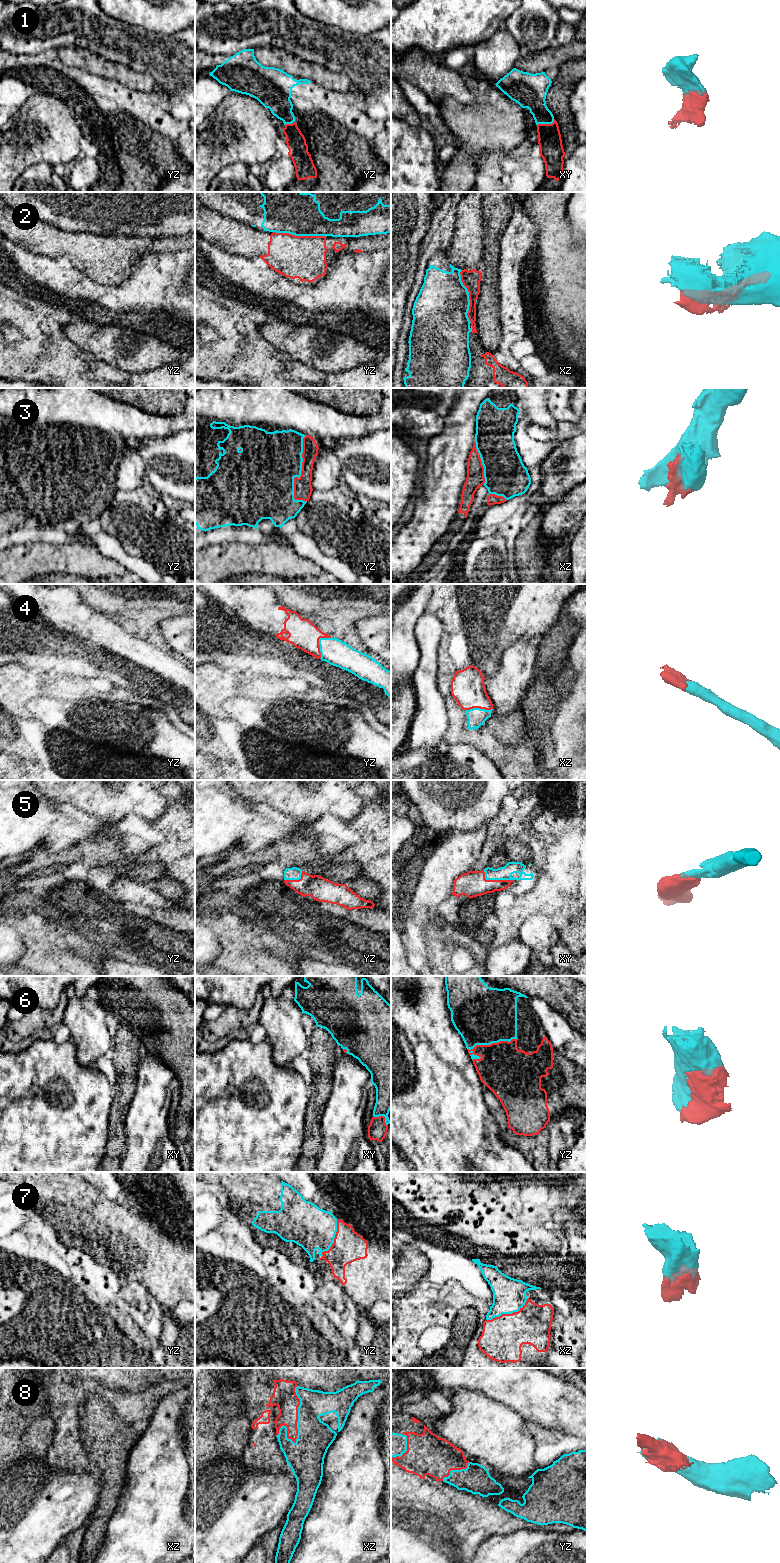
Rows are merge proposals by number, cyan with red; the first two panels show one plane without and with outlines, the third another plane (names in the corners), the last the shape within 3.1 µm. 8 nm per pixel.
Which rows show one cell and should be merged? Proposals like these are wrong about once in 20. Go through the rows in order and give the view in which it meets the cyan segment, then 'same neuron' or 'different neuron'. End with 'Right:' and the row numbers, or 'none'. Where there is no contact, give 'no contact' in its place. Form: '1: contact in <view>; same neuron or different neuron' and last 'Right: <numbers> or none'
1: contact in xy; same neuron
2: contact in yz; different neuron
3: contact in yz; different neuron
4: contact in yz; same neuron
5: contact in xy; same neuron
6: contact in yz; same neuron
7: contact in xz; same neuron
8: contact in xz; same neuron
Right: 1, 4, 5, 6, 7, 8

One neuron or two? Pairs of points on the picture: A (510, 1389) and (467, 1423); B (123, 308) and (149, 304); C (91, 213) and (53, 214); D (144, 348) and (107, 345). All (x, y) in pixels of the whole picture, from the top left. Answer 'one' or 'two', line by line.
A: two
B: two
C: one
D: one

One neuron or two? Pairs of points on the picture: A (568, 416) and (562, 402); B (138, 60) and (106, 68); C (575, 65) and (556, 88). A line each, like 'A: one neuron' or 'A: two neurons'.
A: one neuron
B: two neurons
C: one neuron

